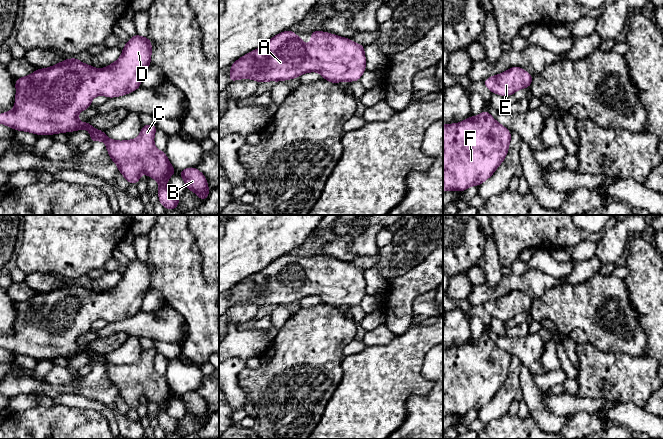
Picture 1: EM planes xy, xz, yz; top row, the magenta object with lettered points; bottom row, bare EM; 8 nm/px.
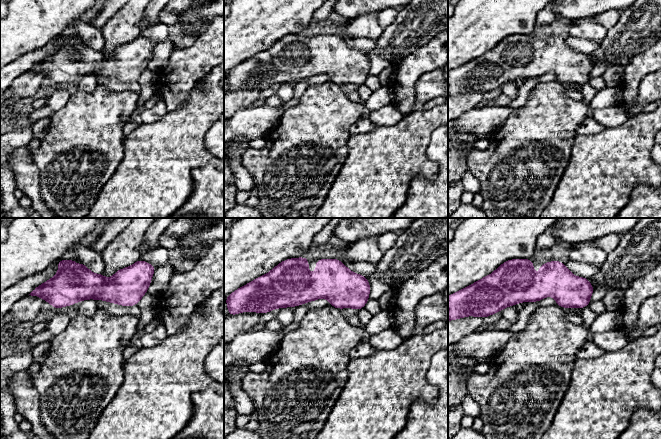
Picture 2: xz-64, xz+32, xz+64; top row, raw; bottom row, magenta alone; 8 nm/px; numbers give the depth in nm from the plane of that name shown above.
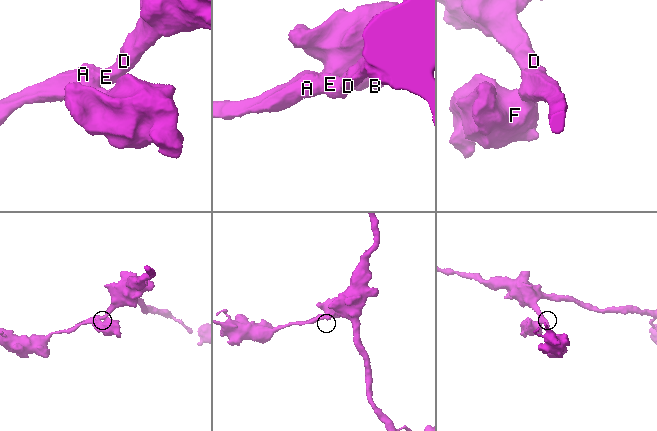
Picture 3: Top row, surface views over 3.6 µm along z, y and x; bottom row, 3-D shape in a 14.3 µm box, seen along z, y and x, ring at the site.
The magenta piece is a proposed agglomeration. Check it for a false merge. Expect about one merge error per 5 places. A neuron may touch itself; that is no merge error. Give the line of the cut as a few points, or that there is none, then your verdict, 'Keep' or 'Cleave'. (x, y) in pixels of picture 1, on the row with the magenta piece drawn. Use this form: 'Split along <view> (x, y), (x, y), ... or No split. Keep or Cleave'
No split. Keep

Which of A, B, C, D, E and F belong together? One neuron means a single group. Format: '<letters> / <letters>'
A B C D E F

